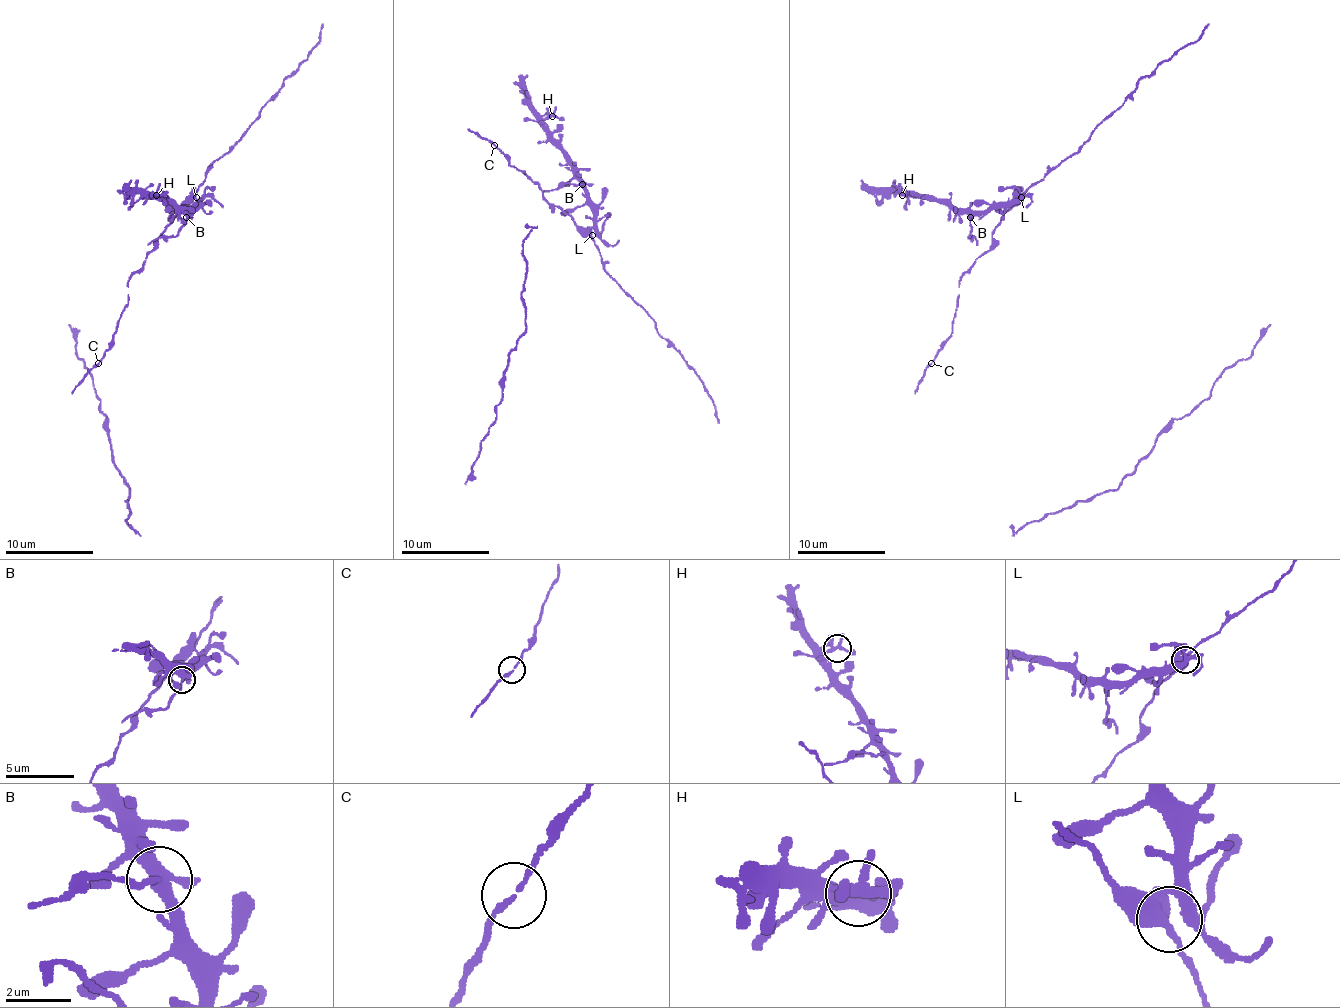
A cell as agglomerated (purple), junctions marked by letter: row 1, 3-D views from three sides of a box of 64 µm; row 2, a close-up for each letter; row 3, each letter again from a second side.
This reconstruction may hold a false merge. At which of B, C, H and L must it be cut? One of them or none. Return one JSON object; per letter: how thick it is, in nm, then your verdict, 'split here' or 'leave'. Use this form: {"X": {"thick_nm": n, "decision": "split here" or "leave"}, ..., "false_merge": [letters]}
{"B": {"thick_nm": 360, "decision": "split here"}, "C": {"thick_nm": 160, "decision": "leave"}, "H": {"thick_nm": 260, "decision": "leave"}, "L": {"thick_nm": 400, "decision": "leave"}, "false_merge": ["B"]}

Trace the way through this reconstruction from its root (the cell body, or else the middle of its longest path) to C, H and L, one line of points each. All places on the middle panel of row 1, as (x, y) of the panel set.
C: (475, 131), (495, 145)
H: (475, 131), (523, 171), (554, 206), (589, 231), (594, 206), (576, 164), (545, 123), (552, 116)
L: (475, 131), (501, 151), (512, 167), (523, 171), (554, 206), (558, 206), (592, 235)

